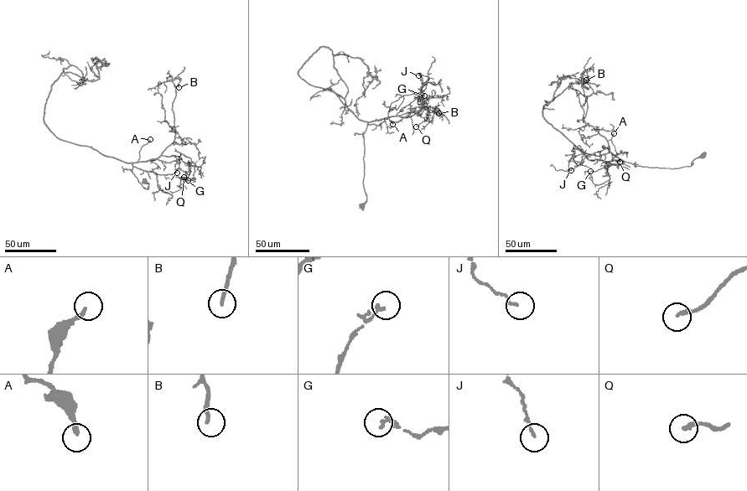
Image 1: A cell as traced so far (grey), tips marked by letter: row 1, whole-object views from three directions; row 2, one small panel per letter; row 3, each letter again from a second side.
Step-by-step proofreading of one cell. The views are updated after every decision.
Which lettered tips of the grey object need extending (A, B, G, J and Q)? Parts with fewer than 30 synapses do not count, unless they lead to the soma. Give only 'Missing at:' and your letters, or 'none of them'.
Missing at: A

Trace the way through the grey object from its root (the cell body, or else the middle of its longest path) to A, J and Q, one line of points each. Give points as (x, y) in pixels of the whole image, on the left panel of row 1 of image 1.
A: (145, 181), (148, 183), (147, 189), (132, 172), (132, 164), (137, 162), (141, 147), (150, 139)
J: (145, 181), (148, 183), (147, 189), (132, 172), (133, 162), (158, 158), (169, 162), (178, 158), (177, 173)
Q: (145, 181), (147, 189), (132, 172), (133, 162), (162, 155), (188, 161), (190, 173), (184, 177)

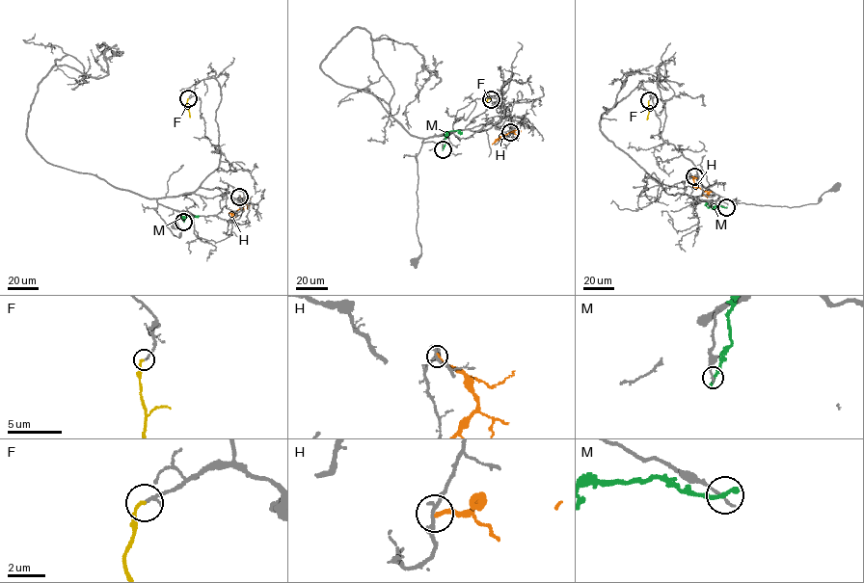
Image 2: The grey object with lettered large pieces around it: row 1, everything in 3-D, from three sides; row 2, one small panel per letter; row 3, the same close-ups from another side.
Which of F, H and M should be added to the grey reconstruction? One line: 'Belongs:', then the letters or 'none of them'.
Belongs: F

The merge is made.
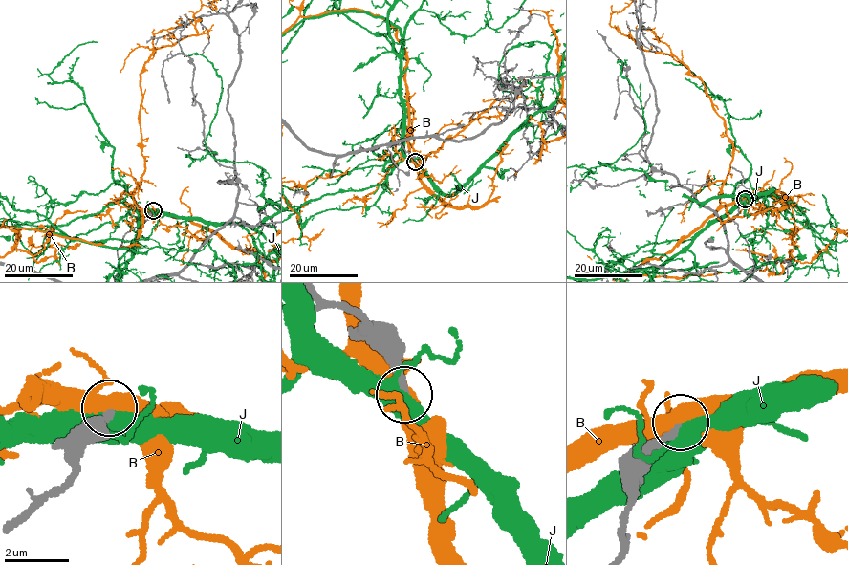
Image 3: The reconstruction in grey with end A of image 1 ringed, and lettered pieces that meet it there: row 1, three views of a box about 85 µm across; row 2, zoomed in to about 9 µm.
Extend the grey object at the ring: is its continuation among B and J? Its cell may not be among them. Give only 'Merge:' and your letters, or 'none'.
Merge: none

